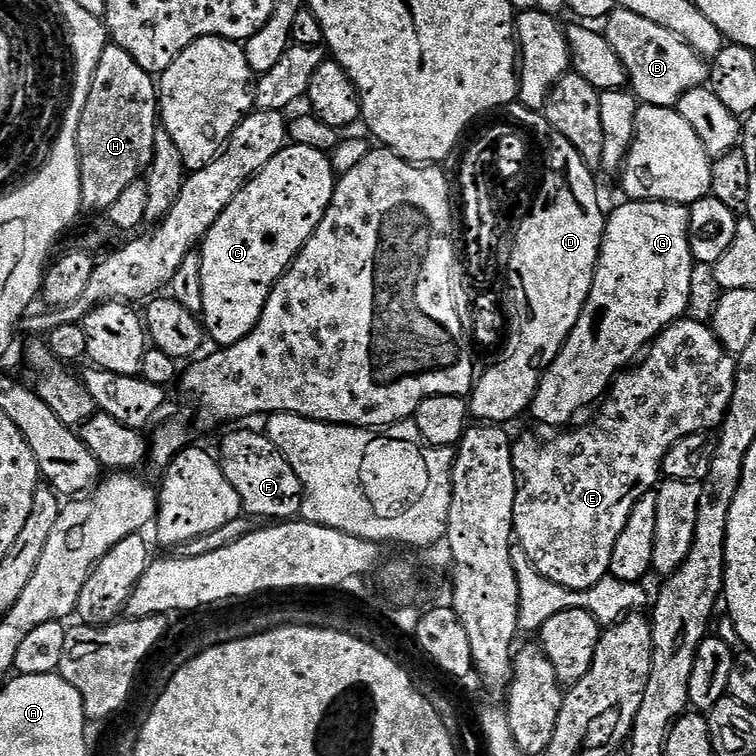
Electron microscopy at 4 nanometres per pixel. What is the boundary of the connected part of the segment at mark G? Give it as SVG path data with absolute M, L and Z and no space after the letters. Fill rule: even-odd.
M628 200L623 203L607 213L604 240L600 243L600 257L586 306L558 358L554 358L552 365L542 373L536 397L532 400L530 416L540 424L556 428L552 430L571 425L571 420L583 408L603 401L621 371L627 369L675 320L685 319L687 312L684 311L692 300L694 261L688 237L689 209L683 204L668 204L665 200Z

